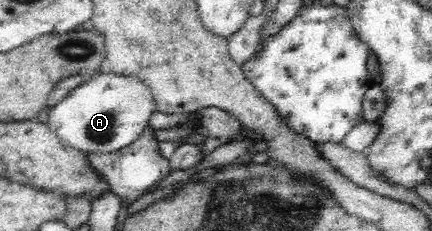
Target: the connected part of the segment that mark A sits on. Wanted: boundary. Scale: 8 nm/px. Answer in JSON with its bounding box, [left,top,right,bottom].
[47,68,157,152]

